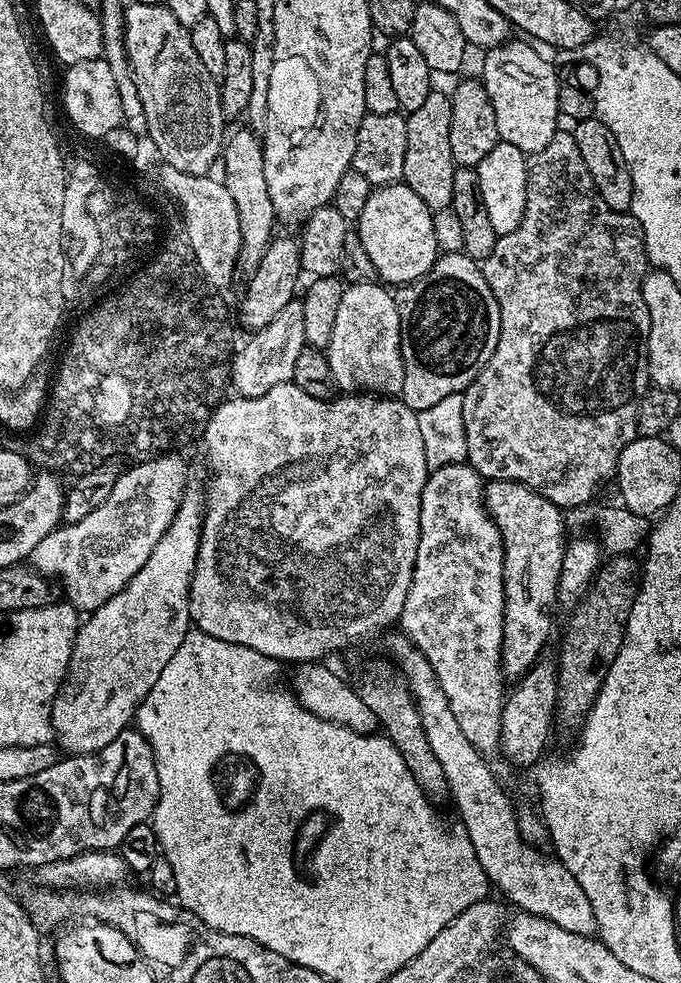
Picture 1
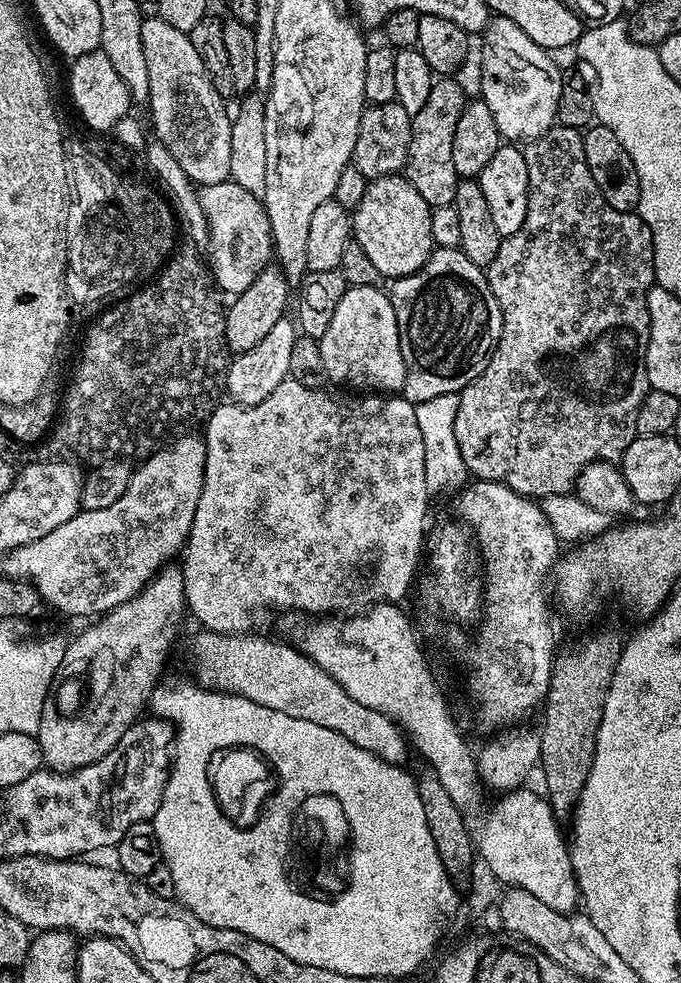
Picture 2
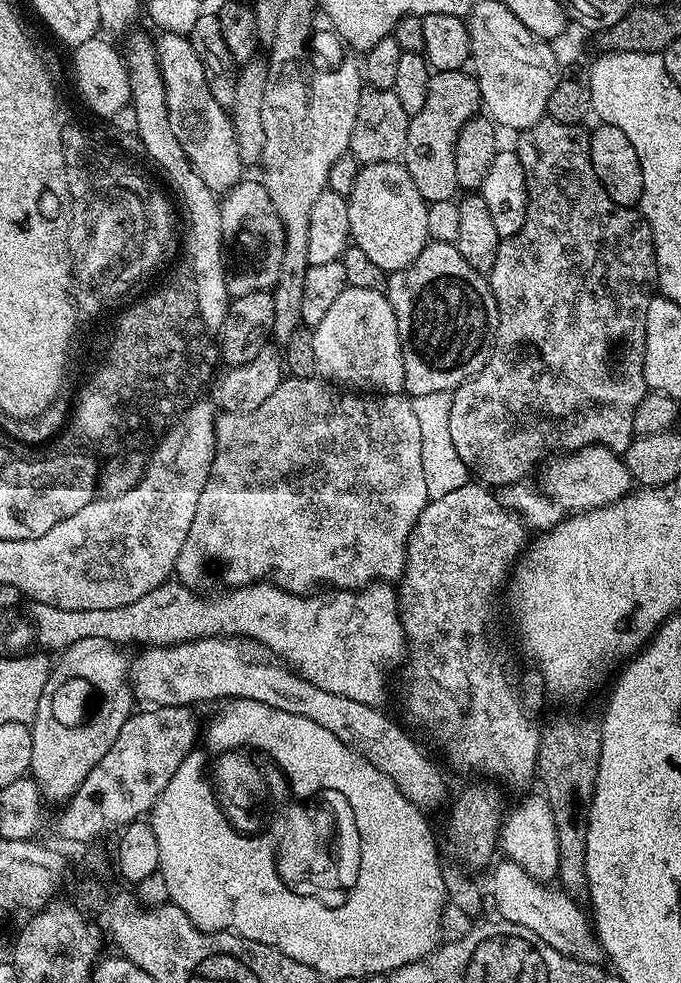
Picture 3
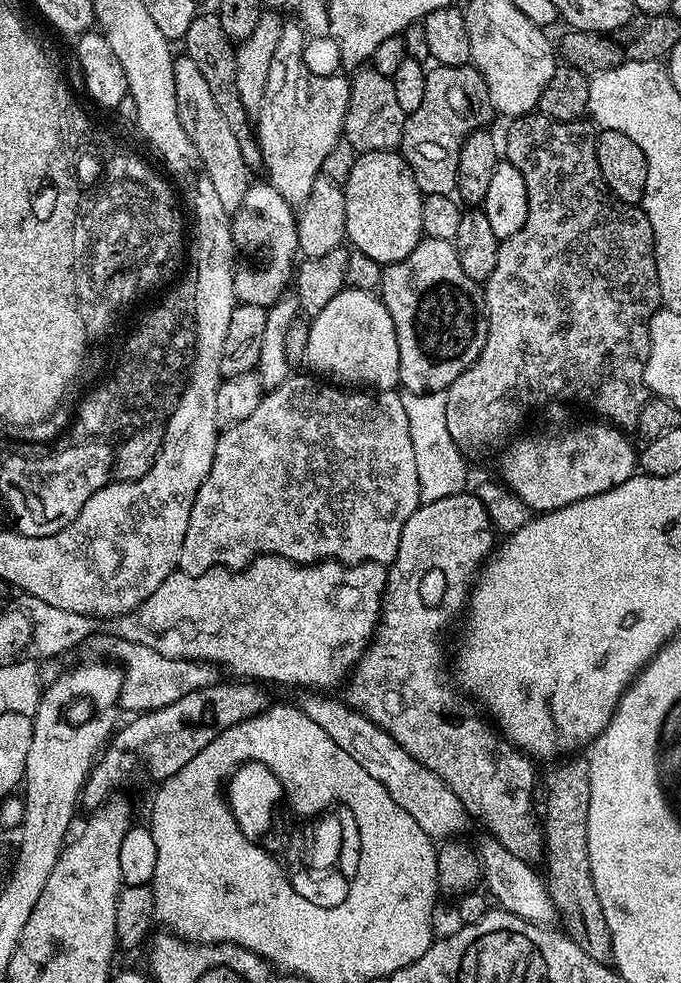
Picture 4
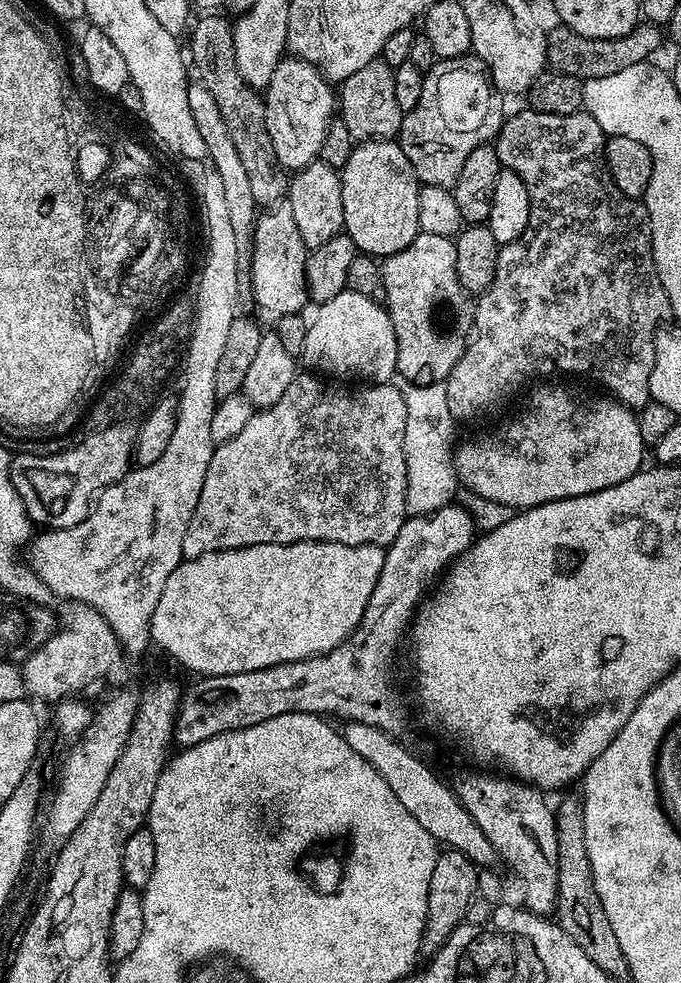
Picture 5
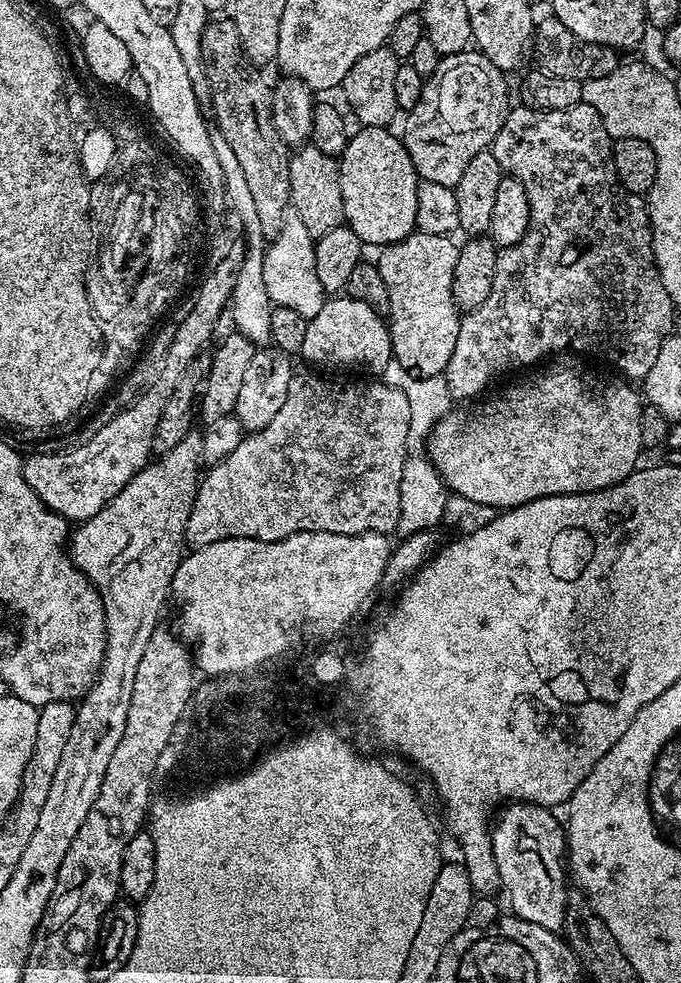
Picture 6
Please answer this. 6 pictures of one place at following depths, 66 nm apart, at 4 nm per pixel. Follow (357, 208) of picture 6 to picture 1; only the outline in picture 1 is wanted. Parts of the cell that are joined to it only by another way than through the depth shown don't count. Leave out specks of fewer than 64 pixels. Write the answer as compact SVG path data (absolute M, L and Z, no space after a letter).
M397 182L373 187L354 230L362 238L362 246L366 246L366 254L370 254L374 262L376 275L385 285L409 284L434 266L438 249L434 242L432 213L433 209L428 208L408 184Z

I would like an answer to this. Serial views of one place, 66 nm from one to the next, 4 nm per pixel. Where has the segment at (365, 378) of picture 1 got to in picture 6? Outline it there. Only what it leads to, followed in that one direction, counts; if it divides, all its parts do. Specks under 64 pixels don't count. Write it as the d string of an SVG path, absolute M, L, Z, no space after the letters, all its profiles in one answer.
M344 294L329 299L322 310L318 310L318 314L309 319L299 355L305 356L312 364L329 364L332 368L369 368L380 374L394 358L392 334L381 313L366 306L366 302Z

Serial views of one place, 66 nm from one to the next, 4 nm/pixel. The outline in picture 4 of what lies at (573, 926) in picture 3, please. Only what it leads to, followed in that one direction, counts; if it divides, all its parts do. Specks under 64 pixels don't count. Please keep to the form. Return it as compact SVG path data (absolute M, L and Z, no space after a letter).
M484 834L478 843L478 855L482 865L482 880L492 891L491 899L496 899L501 909L510 914L518 914L518 918L526 918L531 924L551 925L556 920L558 911L552 904L548 886L543 875L540 876L531 868L528 860L518 858L518 854L510 854L502 842L491 834Z

